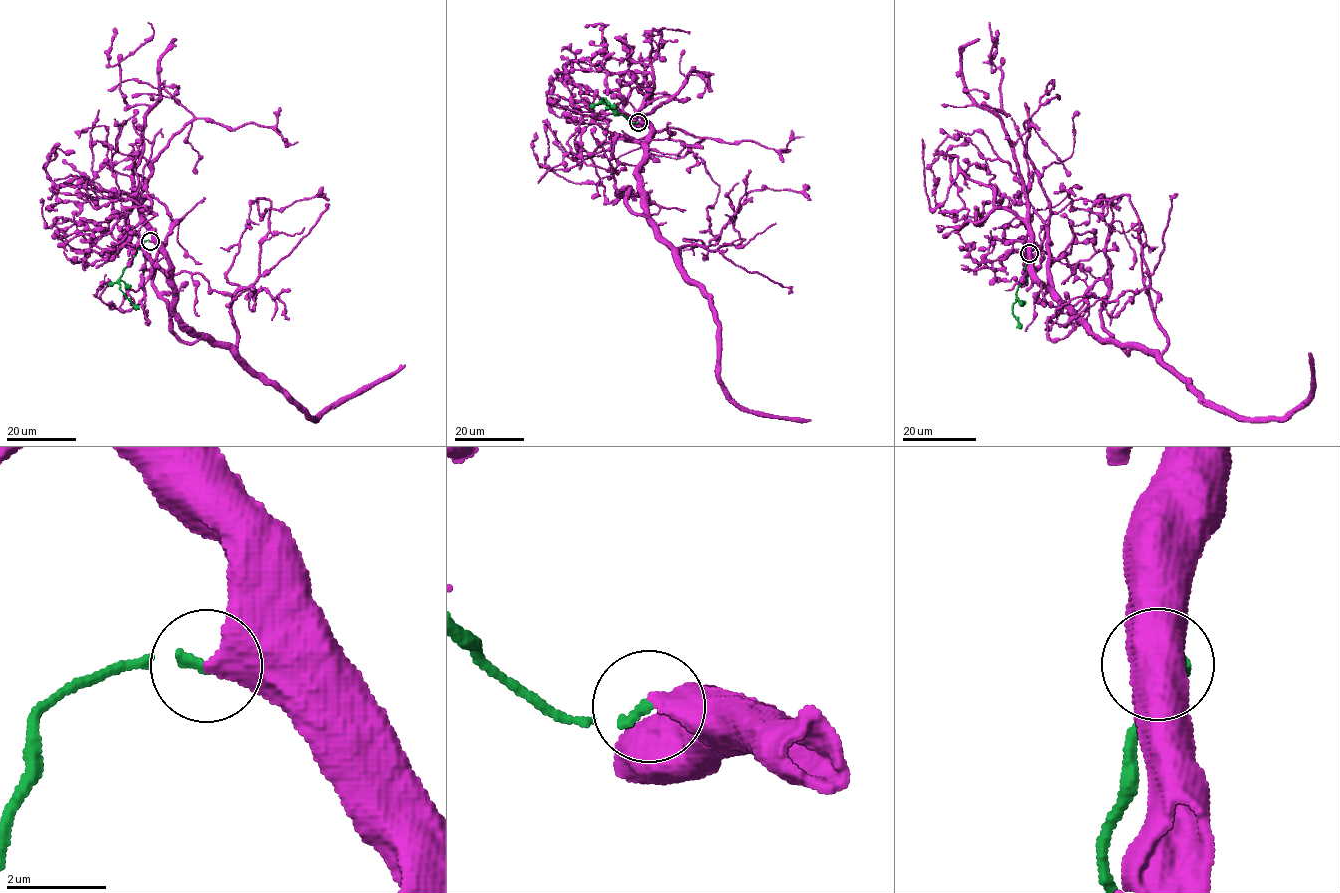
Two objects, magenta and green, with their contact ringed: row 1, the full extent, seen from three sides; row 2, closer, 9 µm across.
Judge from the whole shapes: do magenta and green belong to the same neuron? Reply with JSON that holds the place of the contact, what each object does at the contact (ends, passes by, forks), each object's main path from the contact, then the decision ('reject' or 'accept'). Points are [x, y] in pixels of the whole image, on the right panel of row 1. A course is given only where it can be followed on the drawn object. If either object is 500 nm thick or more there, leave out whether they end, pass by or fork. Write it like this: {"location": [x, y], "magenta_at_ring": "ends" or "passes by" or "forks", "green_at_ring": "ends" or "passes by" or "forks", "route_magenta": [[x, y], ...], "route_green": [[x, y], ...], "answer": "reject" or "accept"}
{"location": [1029, 253], "magenta_at_ring": "ends", "green_at_ring": "ends", "route_magenta": [[1029, 254], [1094, 333], [1160, 355], [1167, 335], [1128, 195], [1104, 215], [1073, 208], [1075, 195]], "route_green": [[1029, 254], [1024, 279], [1018, 288], [1012, 313], [1020, 327]], "answer": "accept"}

